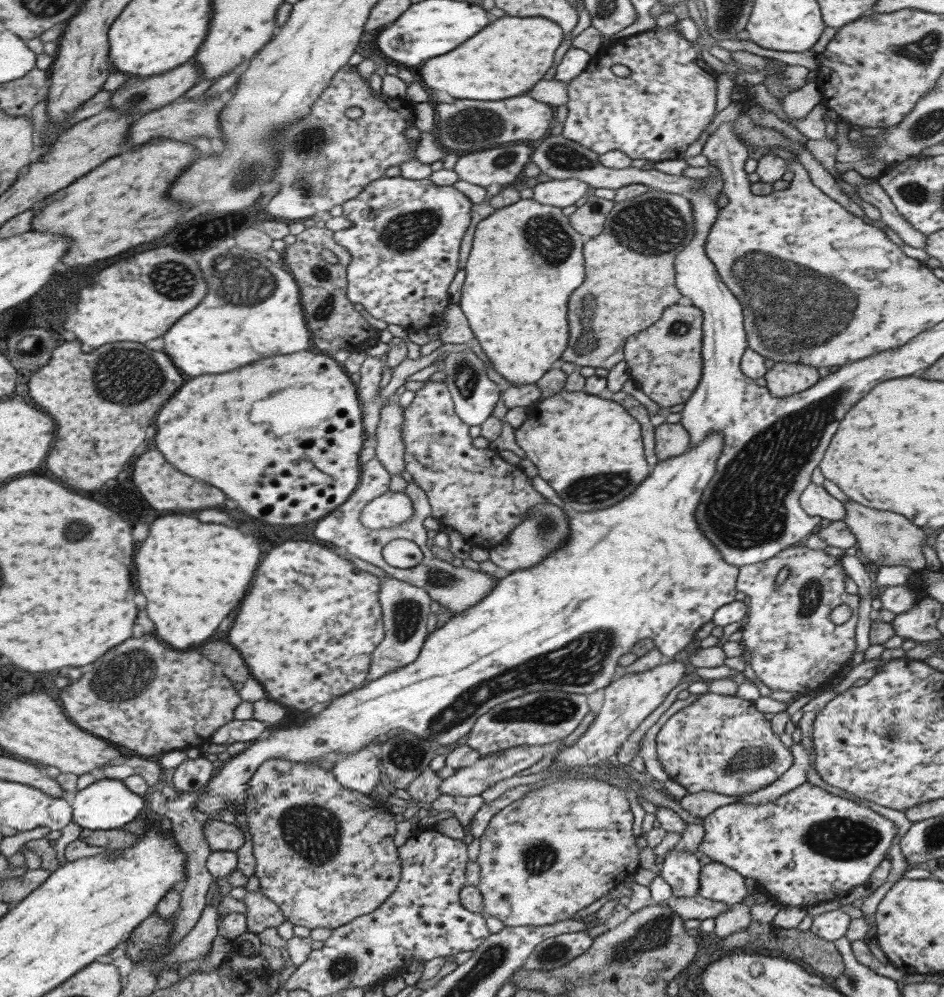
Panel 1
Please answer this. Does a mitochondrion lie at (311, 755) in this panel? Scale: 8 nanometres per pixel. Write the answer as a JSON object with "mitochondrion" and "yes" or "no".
{"mitochondrion":"no"}

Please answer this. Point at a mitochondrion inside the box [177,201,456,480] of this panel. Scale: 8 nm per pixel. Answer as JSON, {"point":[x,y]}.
{"point":[250,282]}

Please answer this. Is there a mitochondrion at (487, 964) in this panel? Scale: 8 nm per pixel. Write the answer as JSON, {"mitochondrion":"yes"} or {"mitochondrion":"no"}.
{"mitochondrion":"yes"}

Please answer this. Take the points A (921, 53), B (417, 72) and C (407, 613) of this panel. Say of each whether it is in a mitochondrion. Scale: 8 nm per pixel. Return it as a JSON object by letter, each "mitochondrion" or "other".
{"A":"mitochondrion","B":"other","C":"mitochondrion"}

